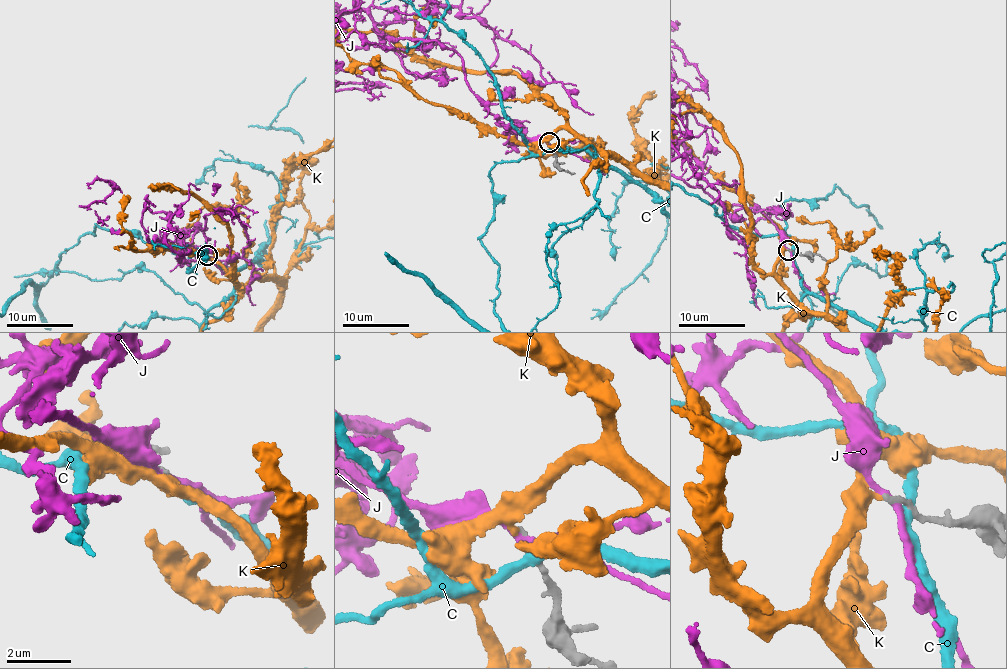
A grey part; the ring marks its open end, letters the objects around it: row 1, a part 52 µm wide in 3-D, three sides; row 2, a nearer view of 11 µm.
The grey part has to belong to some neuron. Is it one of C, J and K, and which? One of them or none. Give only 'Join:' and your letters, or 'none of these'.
Join: none of these

